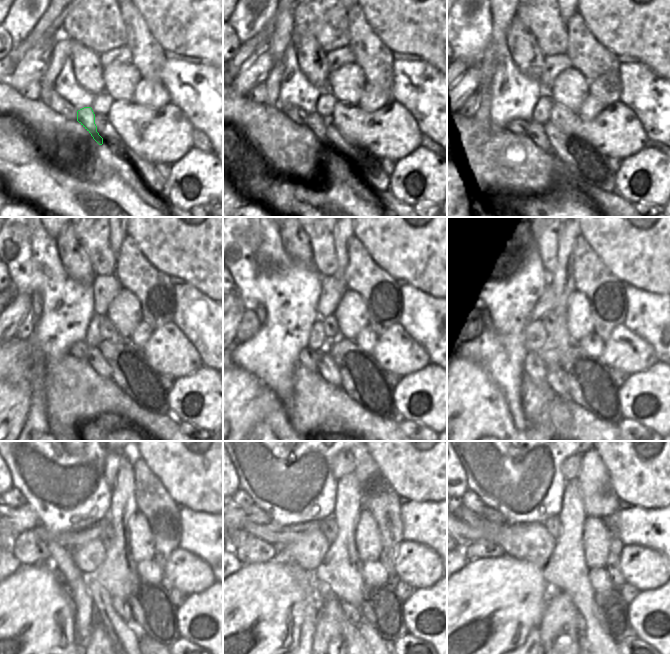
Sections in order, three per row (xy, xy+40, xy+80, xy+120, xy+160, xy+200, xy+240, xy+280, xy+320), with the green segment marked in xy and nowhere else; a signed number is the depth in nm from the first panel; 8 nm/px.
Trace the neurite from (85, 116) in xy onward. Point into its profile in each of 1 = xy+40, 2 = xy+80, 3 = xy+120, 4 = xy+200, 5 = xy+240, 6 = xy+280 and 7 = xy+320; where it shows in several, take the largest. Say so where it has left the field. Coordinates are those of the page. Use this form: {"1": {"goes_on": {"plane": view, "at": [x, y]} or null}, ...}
{"1": {"goes_on": {"plane": "xy+40", "at": [315, 122]}}, "2": {"goes_on": {"plane": "xy+80", "at": [536, 130]}}, "3": {"goes_on": {"plane": "xy+120", "at": [99, 364]}}, "4": {"goes_on": {"plane": "xy+200", "at": [557, 379]}}, "5": {"goes_on": {"plane": "xy+240", "at": [120, 606]}}, "6": {"goes_on": {"plane": "xy+280", "at": [351, 613]}}, "7": {"goes_on": {"plane": "xy+320", "at": [581, 624]}}}

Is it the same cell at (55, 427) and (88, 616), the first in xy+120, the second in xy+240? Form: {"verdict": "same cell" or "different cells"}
{"verdict": "different cells"}

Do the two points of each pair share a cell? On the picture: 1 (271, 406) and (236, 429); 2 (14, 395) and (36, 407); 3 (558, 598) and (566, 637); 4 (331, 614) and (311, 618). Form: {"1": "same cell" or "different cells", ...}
{"1": "same cell", "2": "different cells", "3": "same cell", "4": "different cells"}

